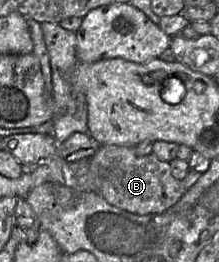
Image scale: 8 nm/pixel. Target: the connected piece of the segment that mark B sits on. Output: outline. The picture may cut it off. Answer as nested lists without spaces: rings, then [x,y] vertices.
[[[102,145],[89,158],[92,192],[96,192],[111,205],[138,215],[162,213],[177,203],[187,189],[171,172],[169,162],[151,153],[138,156],[134,147]]]

